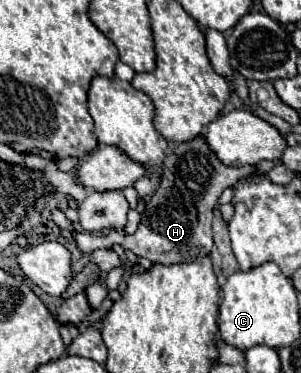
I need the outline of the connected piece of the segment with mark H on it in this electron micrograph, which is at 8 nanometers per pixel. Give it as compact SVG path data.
M197 136L189 142L173 142L169 146L165 162L161 164L161 182L157 190L151 194L151 202L147 202L145 212L141 214L141 224L135 234L121 235L113 229L107 236L78 233L73 230L65 213L59 209L52 212L52 219L60 228L68 230L73 235L77 246L84 254L121 244L123 248L133 250L137 256L143 256L151 262L159 264L189 262L195 260L197 256L211 254L213 250L211 220L221 192L227 186L233 186L237 180L251 176L253 172L255 168L229 168L221 164L219 158L213 154L213 150L207 146L205 138Z

